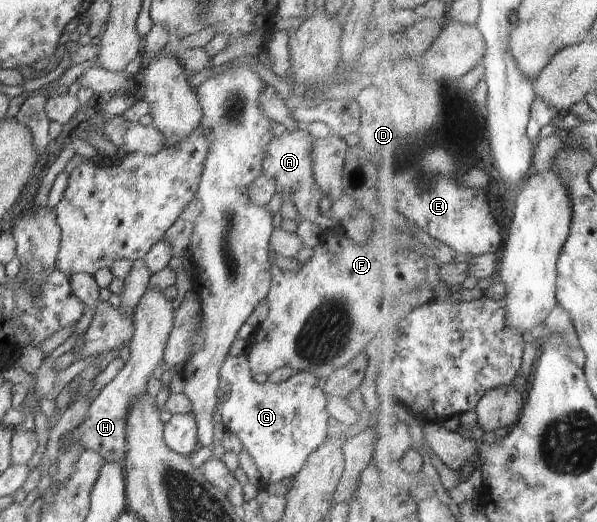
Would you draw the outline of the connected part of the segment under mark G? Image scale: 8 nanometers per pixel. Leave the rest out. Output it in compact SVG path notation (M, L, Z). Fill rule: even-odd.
M230 354L220 368L220 377L231 386L229 394L219 403L221 421L248 450L260 471L261 487L295 477L308 456L327 438L329 414L321 380L310 372L298 371L281 383L257 383L251 379L247 355Z

